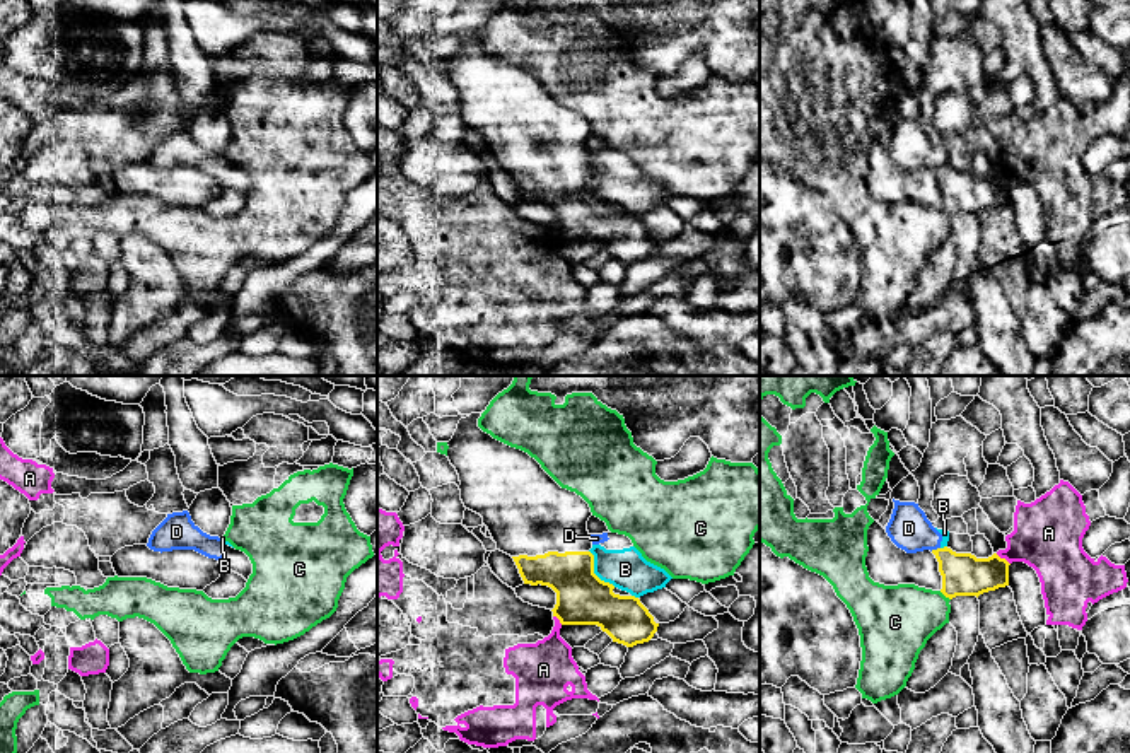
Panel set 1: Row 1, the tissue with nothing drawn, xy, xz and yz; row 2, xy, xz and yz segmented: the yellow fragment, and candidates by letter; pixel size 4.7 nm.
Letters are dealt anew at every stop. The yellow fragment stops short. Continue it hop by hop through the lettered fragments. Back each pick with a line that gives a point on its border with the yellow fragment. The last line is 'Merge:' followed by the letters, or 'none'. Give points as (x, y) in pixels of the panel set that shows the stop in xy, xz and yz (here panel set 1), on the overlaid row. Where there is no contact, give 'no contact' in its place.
Merge: none

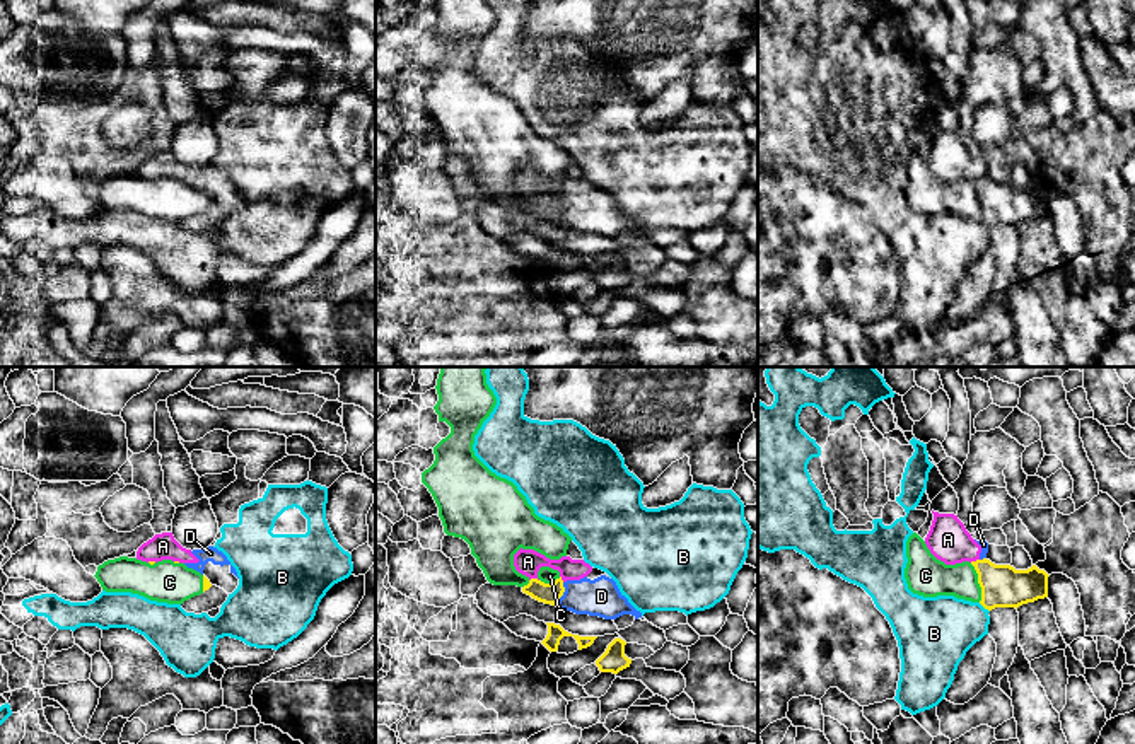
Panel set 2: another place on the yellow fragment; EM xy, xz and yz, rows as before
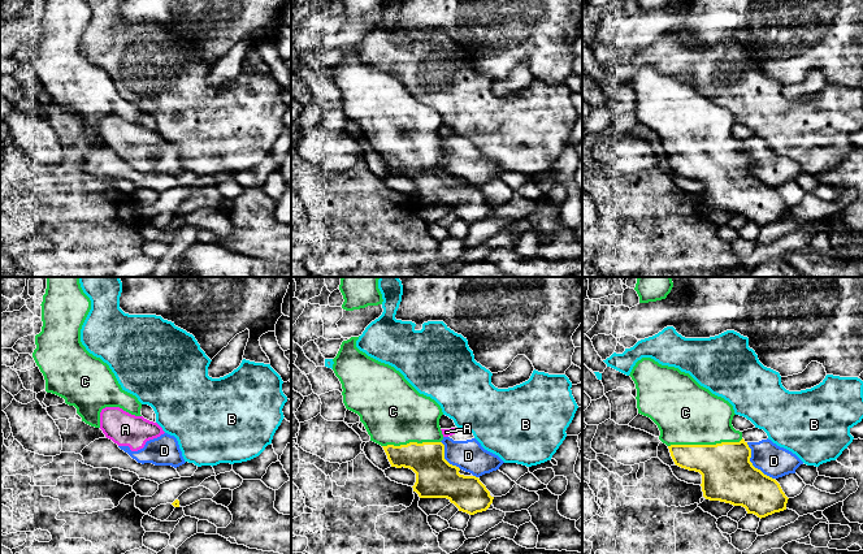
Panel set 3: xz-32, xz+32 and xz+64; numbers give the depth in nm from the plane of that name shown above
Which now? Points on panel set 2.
C: yz (978, 582)
Merge: C

